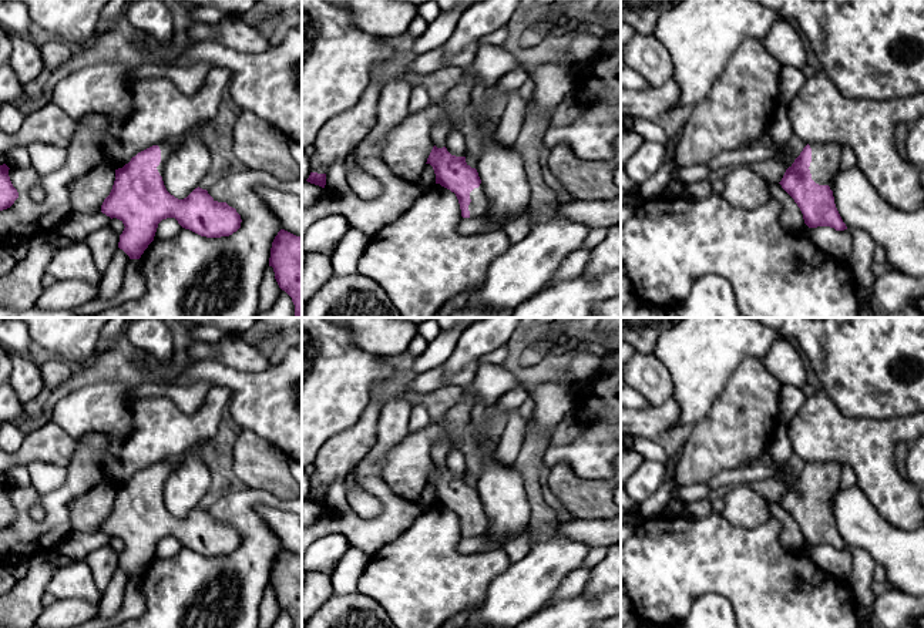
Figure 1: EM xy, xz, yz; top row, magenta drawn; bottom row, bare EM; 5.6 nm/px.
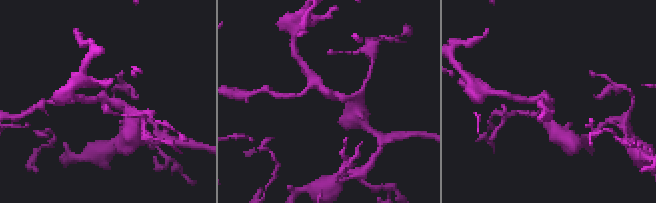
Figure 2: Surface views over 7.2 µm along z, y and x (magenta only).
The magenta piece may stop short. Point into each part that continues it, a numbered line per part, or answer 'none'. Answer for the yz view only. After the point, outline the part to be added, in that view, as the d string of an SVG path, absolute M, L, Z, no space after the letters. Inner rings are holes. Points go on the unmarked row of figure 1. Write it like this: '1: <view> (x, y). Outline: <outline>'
1: yz (825, 483). Outline: M809 463L812 467L810 493L819 504L831 503L840 488L841 467L837 463Z

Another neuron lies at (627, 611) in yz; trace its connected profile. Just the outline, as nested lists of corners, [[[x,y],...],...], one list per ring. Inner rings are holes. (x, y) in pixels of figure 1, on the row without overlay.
[[[621,584],[621,628],[634,617],[632,602]]]

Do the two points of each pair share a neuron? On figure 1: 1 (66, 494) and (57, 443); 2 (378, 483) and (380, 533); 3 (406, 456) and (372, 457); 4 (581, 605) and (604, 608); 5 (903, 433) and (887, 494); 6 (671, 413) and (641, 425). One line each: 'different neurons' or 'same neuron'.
1: different neurons
2: same neuron
3: different neurons
4: same neuron
5: same neuron
6: same neuron

